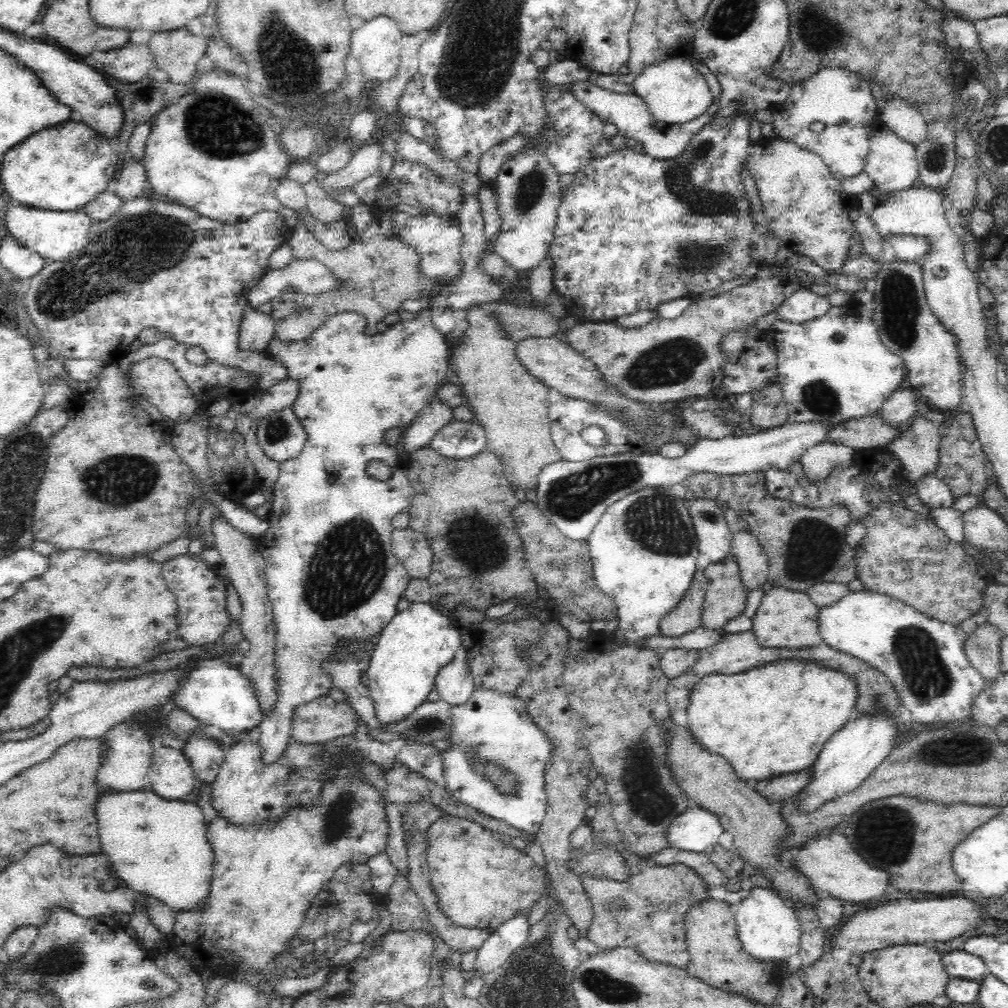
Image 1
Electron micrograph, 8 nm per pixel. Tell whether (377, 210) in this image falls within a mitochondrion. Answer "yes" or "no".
no

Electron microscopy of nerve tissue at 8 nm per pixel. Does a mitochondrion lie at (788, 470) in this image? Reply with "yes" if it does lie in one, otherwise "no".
no

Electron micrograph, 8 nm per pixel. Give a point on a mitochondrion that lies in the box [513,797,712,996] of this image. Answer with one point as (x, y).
(615, 906)

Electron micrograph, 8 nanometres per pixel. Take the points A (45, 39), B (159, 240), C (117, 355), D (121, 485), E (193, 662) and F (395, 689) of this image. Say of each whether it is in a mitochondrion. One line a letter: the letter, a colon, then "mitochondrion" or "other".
A: other
B: mitochondrion
C: other
D: mitochondrion
E: other
F: other

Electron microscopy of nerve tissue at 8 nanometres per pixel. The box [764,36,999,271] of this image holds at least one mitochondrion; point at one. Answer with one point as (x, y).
(936, 155)

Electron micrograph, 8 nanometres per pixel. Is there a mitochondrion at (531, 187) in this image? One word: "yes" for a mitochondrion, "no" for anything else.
yes

